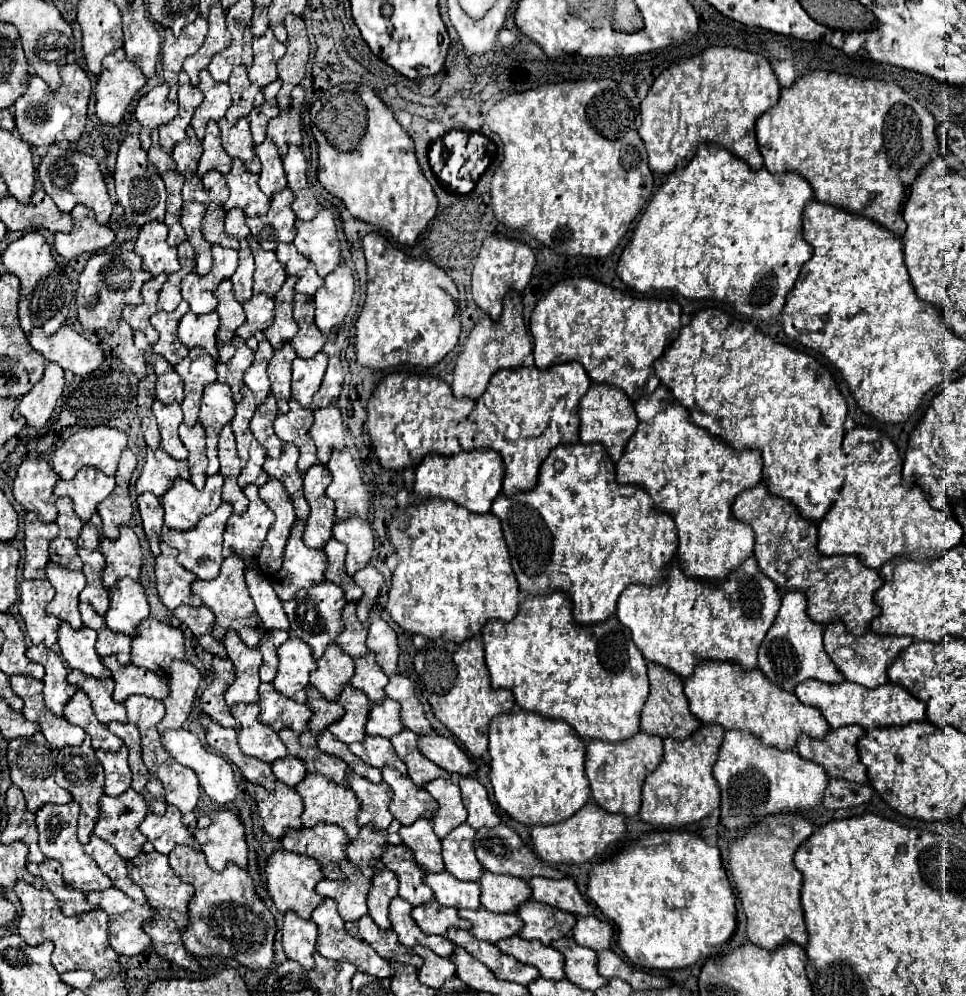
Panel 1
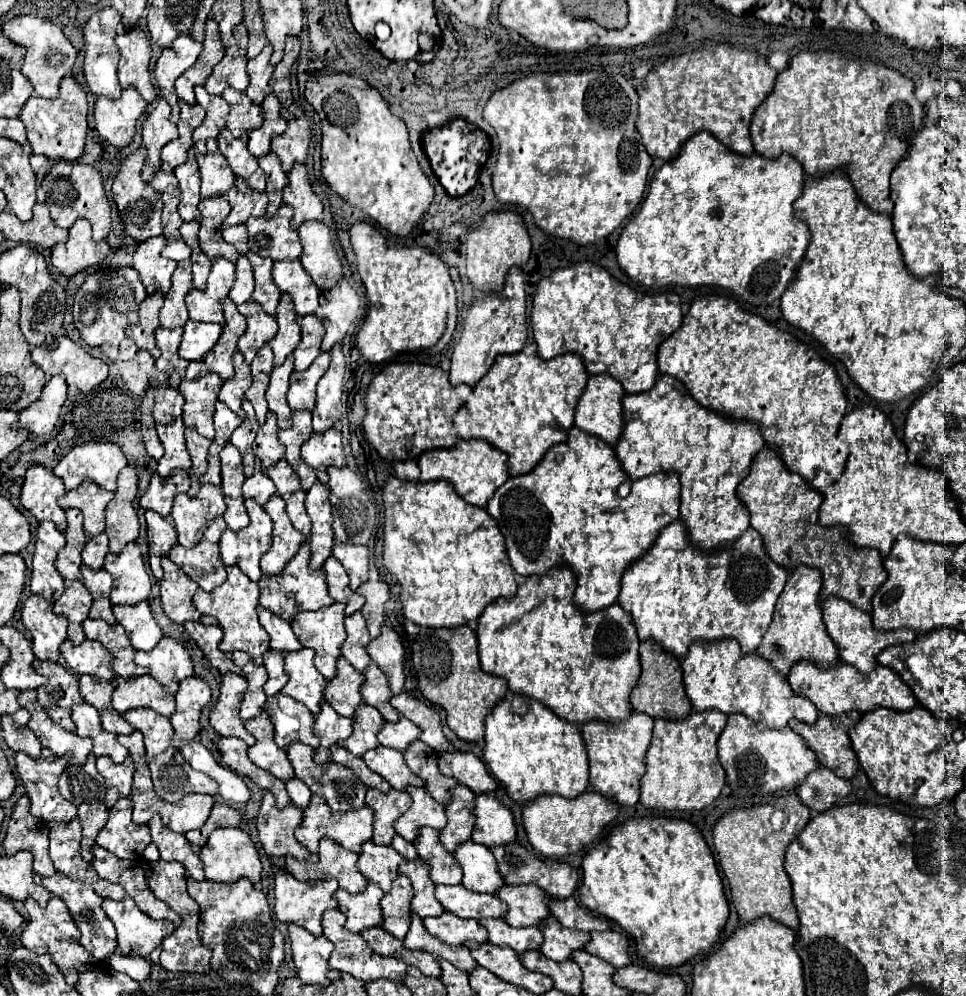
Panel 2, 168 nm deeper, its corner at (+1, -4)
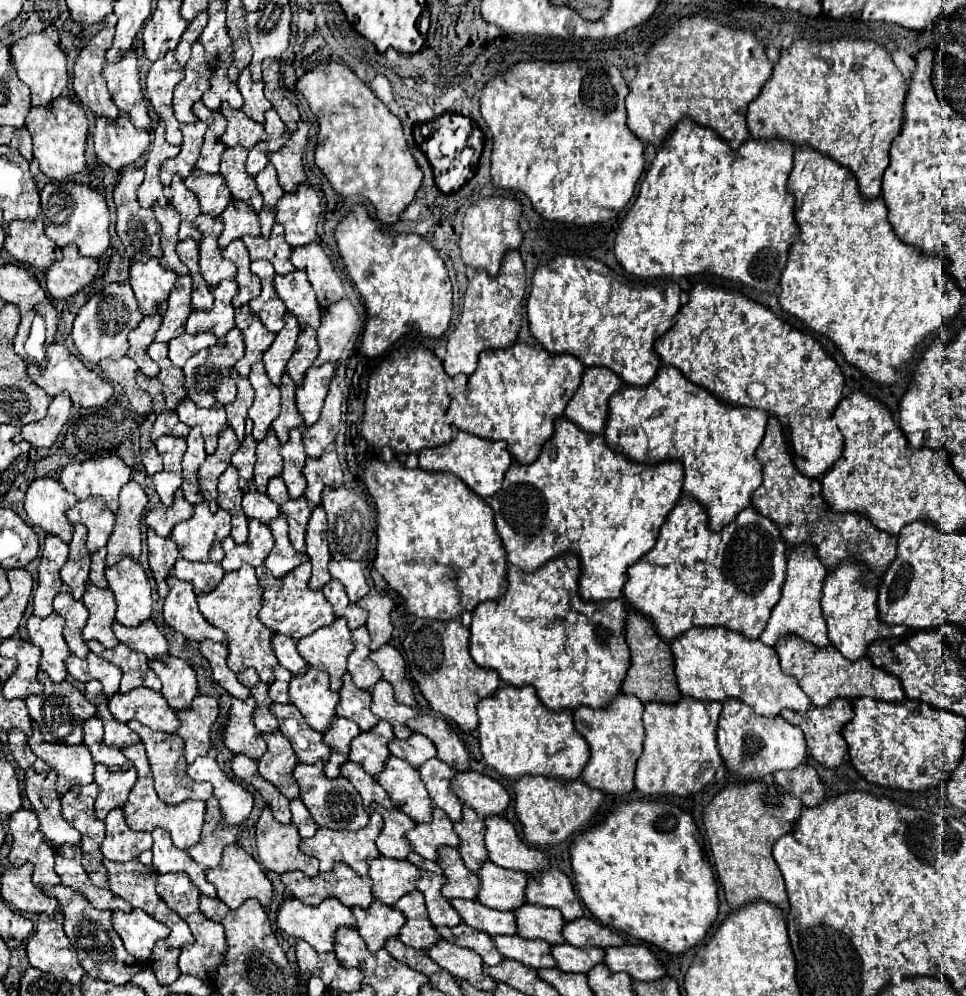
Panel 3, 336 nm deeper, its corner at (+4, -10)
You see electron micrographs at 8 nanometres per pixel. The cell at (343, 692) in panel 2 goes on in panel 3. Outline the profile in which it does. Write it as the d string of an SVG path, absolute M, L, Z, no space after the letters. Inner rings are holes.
M346 673L342 681L344 685L340 689L340 703L336 707L336 715L354 721L362 731L370 731L378 723L378 717L370 711L370 691L356 687L350 673Z

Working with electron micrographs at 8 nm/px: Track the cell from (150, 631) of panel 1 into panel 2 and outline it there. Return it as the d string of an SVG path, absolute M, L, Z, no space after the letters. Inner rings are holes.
M163 637L149 653L137 651L135 663L147 667L151 675L173 695L183 679L195 675L187 649L183 649L183 645L171 637Z

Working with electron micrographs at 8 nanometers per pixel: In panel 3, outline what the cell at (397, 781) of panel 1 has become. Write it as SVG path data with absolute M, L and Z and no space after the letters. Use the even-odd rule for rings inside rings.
M434 807L430 823L416 823L416 827L406 833L406 841L412 845L412 851L432 861L438 859L438 847L458 847L458 835L452 829L452 821L440 807Z

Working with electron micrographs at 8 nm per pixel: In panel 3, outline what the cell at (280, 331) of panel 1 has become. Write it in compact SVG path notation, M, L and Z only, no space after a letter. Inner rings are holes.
M292 313L284 315L284 323L286 323L284 329L276 333L274 343L268 347L268 351L262 357L262 361L266 365L266 373L274 385L280 385L280 377L286 369L288 359L292 357L292 353L296 349L296 339L300 333L298 321L296 321L296 317L292 317Z

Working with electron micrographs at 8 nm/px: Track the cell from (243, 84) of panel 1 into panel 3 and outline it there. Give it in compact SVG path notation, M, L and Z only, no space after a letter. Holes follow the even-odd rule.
M224 101L220 111L228 119L228 127L226 127L226 133L224 133L224 145L226 147L244 145L246 149L252 149L256 143L264 141L264 137L266 137L264 125L252 121L242 109L232 109Z

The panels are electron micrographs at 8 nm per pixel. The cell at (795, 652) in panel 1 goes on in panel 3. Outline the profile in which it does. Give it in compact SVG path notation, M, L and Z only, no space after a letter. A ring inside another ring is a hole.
M800 545L798 549L790 551L782 597L780 597L778 605L772 609L772 617L770 617L764 633L760 635L760 641L764 645L776 647L778 641L786 635L802 637L804 641L808 641L820 649L830 645L830 639L826 635L826 621L824 621L822 609L820 609L820 597L822 597L822 587L824 587L826 575L828 575L826 567L818 561L816 551L810 545Z

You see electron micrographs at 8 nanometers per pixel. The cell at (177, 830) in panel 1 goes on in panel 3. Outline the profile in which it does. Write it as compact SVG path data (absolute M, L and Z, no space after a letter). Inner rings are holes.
M152 829L152 839L154 839L154 869L158 873L176 873L176 871L184 871L190 875L190 881L200 889L200 893L208 895L208 897L216 897L216 889L210 883L204 883L204 871L200 869L198 863L194 863L194 859L182 851L176 849L172 845L170 833L166 829Z

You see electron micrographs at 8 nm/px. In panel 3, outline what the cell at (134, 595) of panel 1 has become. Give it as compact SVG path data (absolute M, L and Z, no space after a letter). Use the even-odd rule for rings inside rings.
M152 619L142 621L138 627L126 627L114 621L114 635L118 637L120 643L128 645L132 651L144 653L148 659L154 659L156 655L168 653L168 645L164 635L158 631Z

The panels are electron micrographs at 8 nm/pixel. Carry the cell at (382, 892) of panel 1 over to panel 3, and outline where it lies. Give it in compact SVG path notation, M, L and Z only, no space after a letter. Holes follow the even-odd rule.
M412 891L404 897L400 897L396 901L394 909L404 913L404 917L406 917L406 923L402 925L402 929L398 933L398 939L404 945L408 945L412 949L424 949L424 947L428 947L440 939L438 931L428 921L424 897L420 891Z

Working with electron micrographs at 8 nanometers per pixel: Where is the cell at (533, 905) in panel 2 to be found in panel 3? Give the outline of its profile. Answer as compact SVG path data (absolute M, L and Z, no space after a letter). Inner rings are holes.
M524 903L514 909L518 935L524 939L542 939L550 945L562 943L562 925L564 919L558 909L552 907L536 907L532 903Z

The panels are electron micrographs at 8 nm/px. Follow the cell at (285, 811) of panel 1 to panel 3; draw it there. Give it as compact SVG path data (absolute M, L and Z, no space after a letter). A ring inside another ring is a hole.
M270 821L268 827L258 827L256 823L256 847L258 847L258 861L276 873L286 871L304 871L308 877L318 875L318 861L300 853L298 849L300 835L294 823L282 825Z

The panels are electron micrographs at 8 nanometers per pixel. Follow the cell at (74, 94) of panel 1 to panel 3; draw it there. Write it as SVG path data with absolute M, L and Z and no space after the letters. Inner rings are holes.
M60 95L48 107L32 107L26 117L26 129L34 139L34 159L40 163L40 171L50 181L66 181L70 175L86 171L86 135L88 119L84 109L70 97Z

